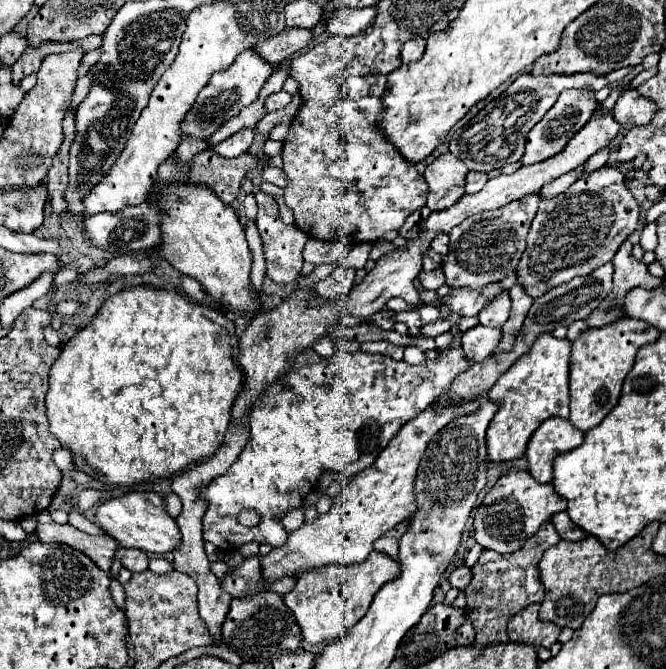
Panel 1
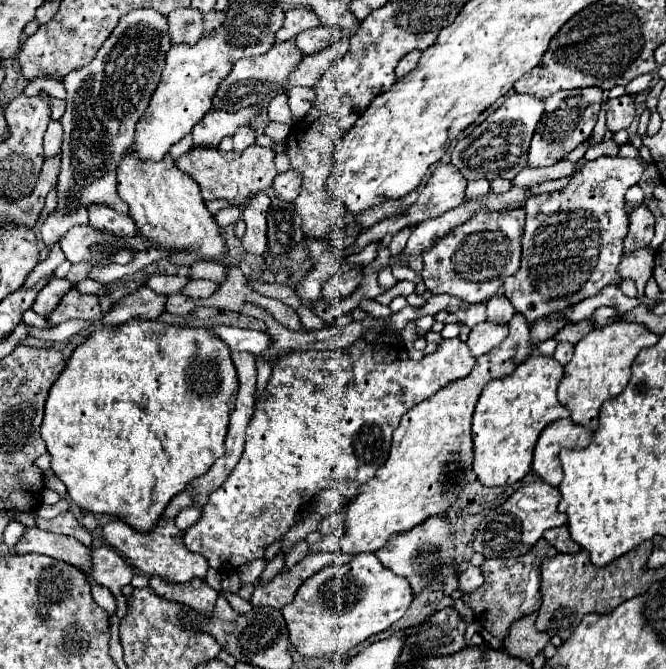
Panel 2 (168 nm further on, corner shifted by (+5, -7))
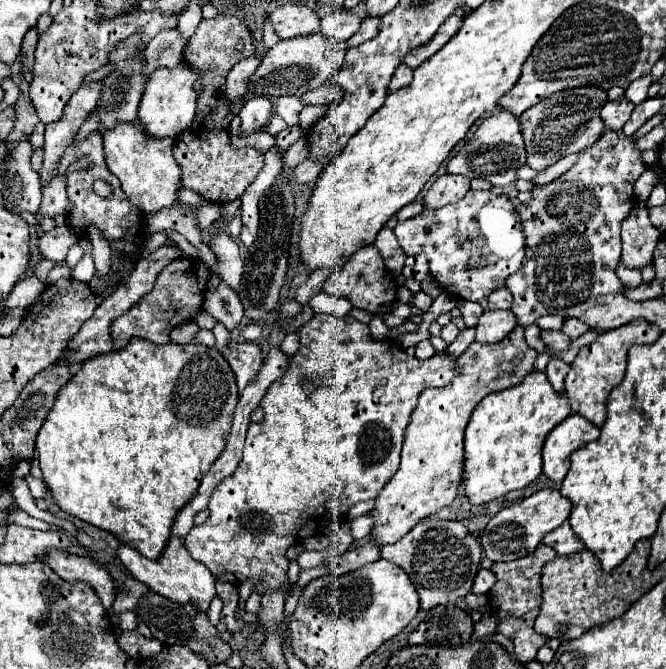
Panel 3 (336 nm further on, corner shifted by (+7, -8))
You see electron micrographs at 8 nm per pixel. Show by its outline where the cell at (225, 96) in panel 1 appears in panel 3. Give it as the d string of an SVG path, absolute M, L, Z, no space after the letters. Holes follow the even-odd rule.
M321 34L279 40L263 56L257 70L249 76L247 94L243 96L243 102L251 100L251 96L267 96L273 100L279 96L303 96L305 92L323 86L333 74L337 74L337 70L343 64L345 52L347 52L345 40L329 40Z

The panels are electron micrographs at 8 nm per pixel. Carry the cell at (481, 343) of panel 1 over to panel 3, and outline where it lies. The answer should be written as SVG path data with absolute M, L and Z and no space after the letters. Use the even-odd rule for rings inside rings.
M485 310L475 326L477 336L475 340L481 344L495 344L501 342L513 328L517 326L517 318L511 310Z

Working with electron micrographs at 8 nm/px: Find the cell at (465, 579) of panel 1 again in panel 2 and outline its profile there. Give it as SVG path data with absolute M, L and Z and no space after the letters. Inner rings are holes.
M469 567L467 571L463 571L459 575L459 589L465 591L465 593L473 593L483 583L485 583L485 577L483 577L483 573L481 573L479 567Z

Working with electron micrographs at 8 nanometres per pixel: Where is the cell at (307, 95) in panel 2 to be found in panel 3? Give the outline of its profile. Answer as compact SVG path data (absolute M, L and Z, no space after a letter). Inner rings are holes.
M323 84L321 88L317 88L317 90L313 90L313 92L307 92L301 100L303 100L303 104L321 104L321 106L329 106L329 104L335 104L335 100L339 100L341 98L341 90L337 88L337 86L333 86L333 84Z

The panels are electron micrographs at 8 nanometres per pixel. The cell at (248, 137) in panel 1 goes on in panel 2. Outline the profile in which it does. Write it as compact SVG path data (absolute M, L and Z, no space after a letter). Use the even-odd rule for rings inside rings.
M249 125L239 127L239 129L233 133L235 151L243 151L243 149L247 149L249 145L253 145L253 143L255 143L255 137L257 137L257 133L255 133L255 129L251 129Z

